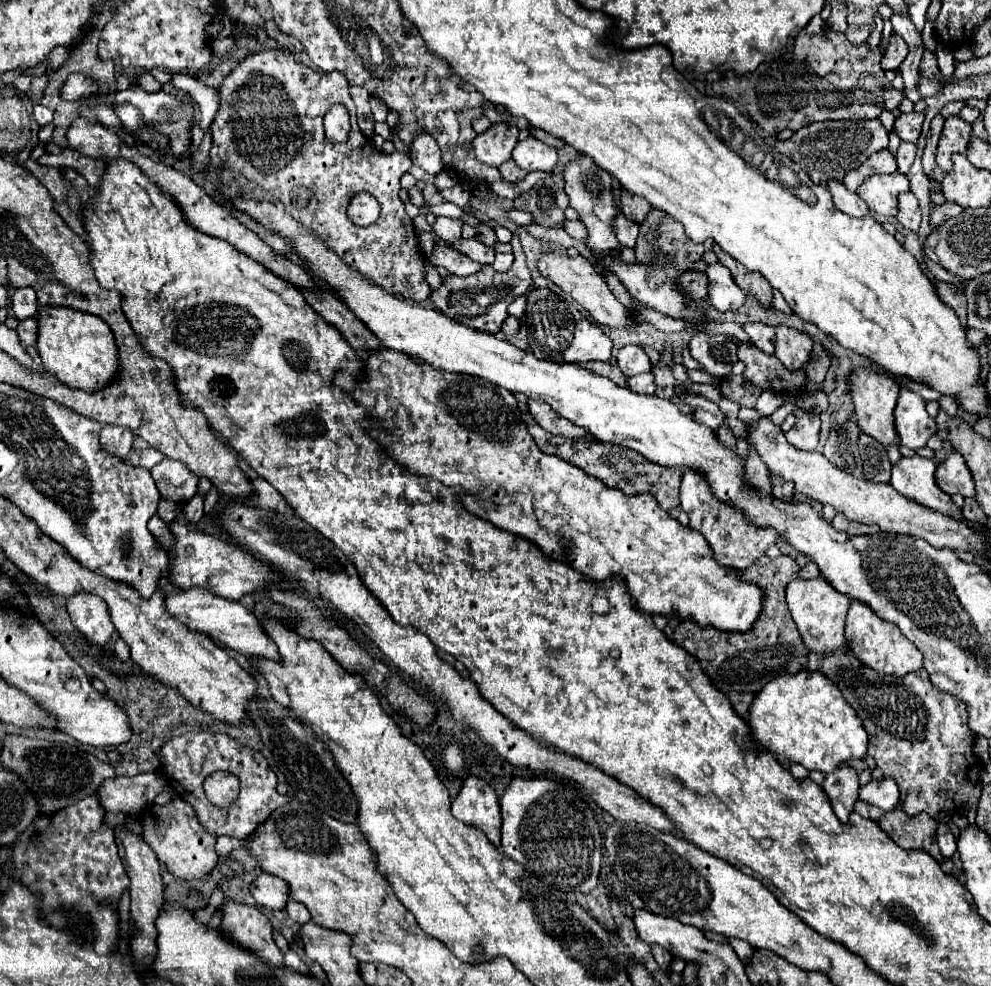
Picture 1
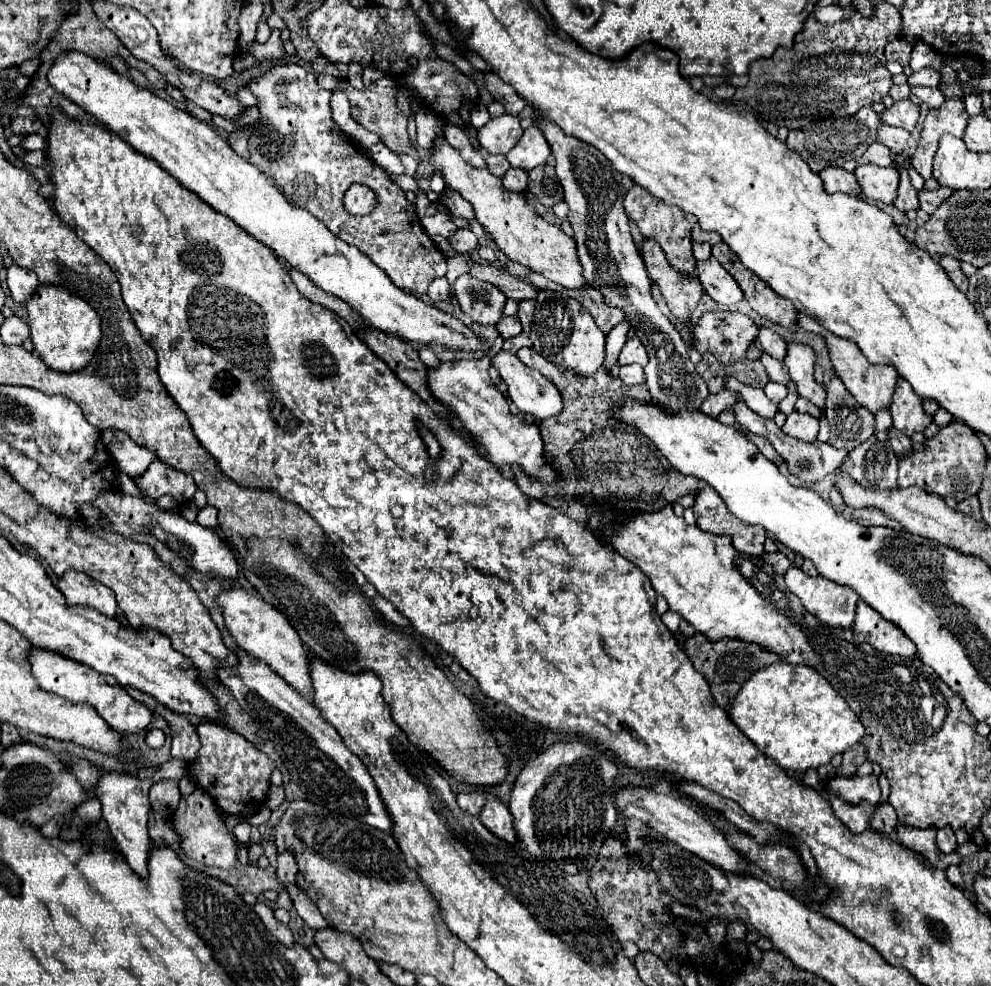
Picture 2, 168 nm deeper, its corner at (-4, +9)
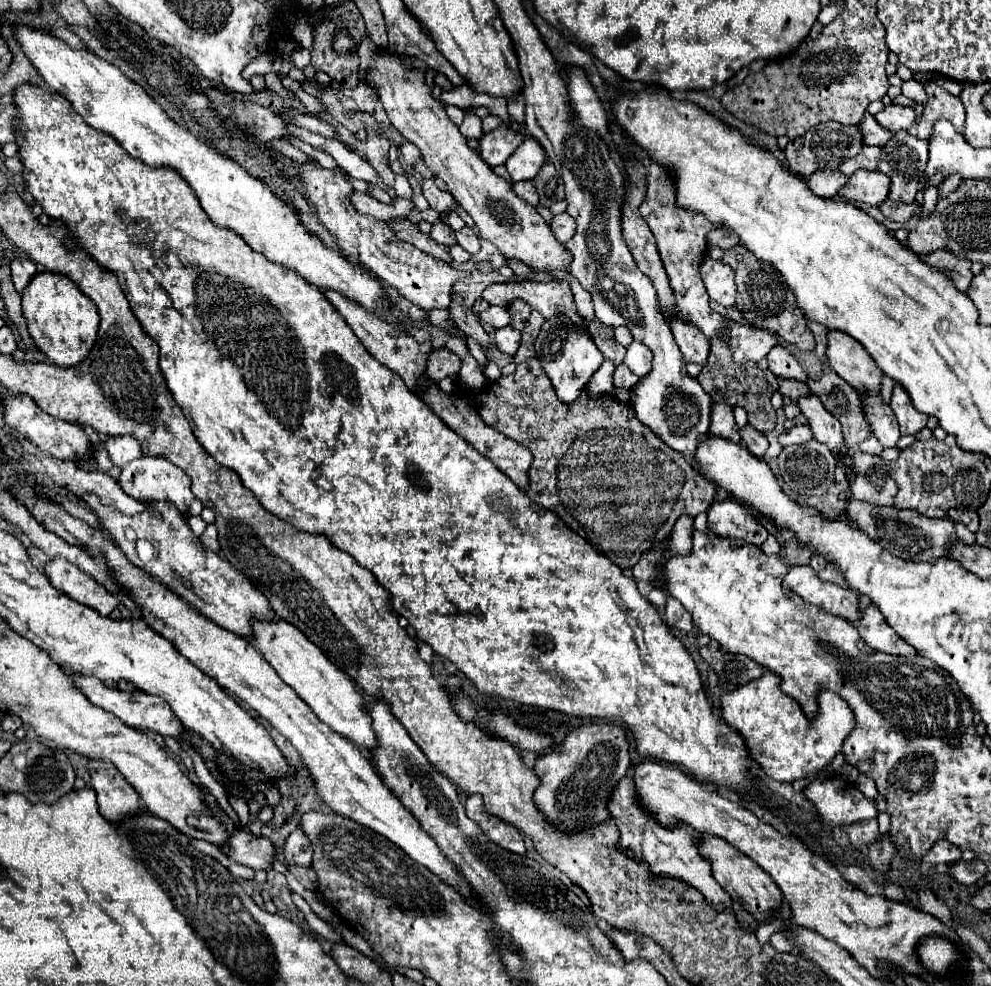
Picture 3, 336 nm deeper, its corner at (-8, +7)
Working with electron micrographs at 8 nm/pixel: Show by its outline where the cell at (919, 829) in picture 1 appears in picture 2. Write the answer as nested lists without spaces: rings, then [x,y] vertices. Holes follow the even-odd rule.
[[[898,825],[898,841],[910,851],[920,853],[928,863],[932,863],[936,869],[946,869],[948,865],[960,865],[962,857],[958,853],[944,855],[936,849],[936,829],[916,829],[916,827],[904,827]]]

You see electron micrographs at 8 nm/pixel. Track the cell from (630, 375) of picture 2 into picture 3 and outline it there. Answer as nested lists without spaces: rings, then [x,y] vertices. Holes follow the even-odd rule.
[[[618,365],[614,371],[614,385],[620,389],[632,389],[638,383],[638,375],[634,375],[632,371],[628,371],[628,367]]]

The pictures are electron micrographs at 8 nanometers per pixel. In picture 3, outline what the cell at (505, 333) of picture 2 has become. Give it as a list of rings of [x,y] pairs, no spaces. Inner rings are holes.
[[[506,325],[506,327],[500,327],[496,329],[496,347],[508,355],[514,355],[518,351],[522,343],[522,335],[520,331],[516,331],[514,327]]]

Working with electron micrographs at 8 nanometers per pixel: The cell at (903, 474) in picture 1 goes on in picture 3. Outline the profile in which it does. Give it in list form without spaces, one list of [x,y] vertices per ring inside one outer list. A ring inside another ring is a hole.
[[[874,395],[864,399],[864,411],[868,423],[872,425],[872,433],[878,437],[878,441],[884,447],[894,447],[900,439],[900,431],[896,427],[896,417],[890,405],[886,405],[880,395]]]

